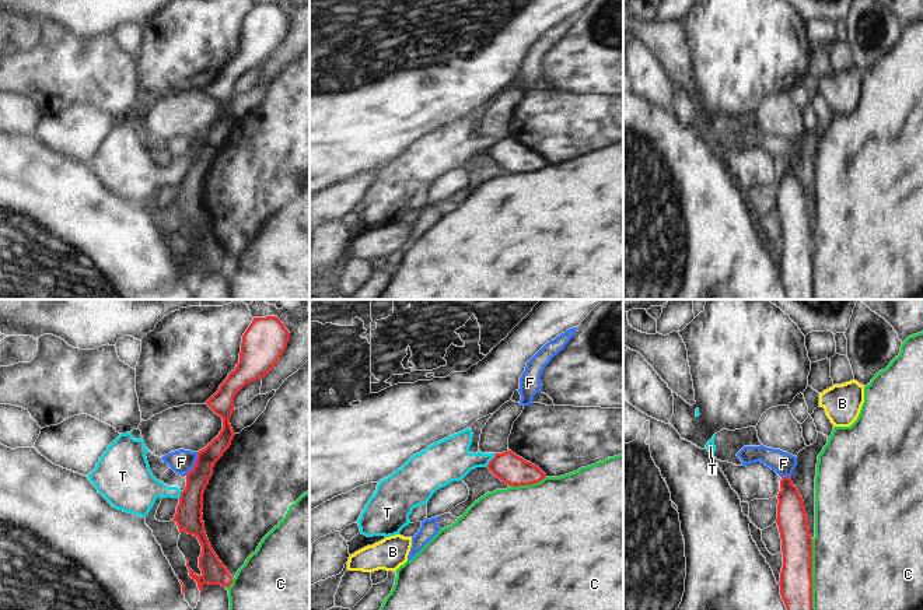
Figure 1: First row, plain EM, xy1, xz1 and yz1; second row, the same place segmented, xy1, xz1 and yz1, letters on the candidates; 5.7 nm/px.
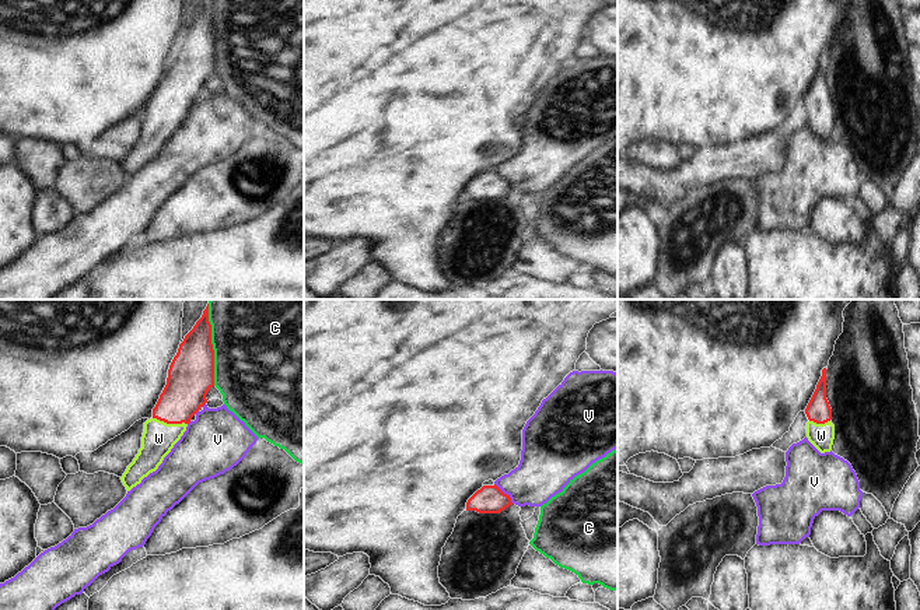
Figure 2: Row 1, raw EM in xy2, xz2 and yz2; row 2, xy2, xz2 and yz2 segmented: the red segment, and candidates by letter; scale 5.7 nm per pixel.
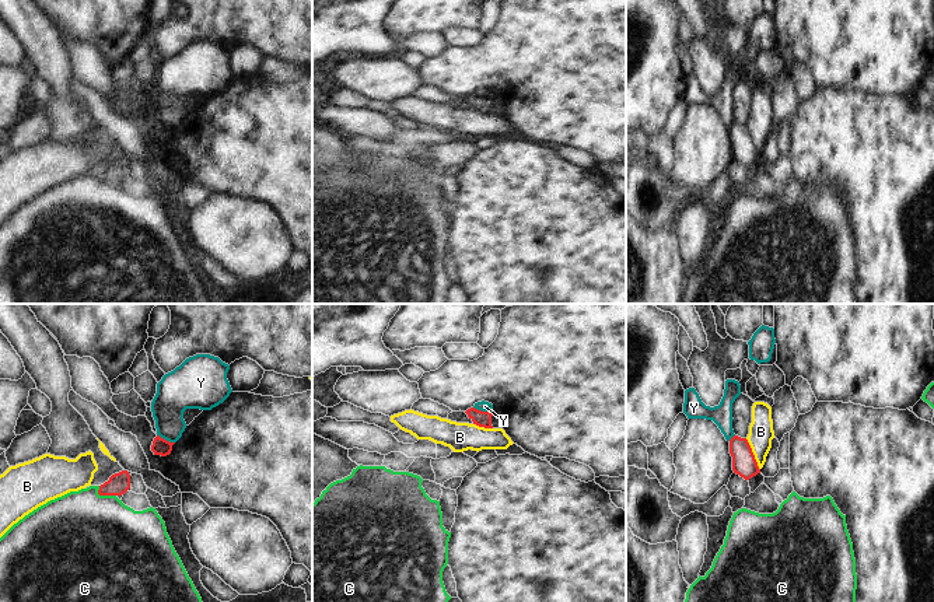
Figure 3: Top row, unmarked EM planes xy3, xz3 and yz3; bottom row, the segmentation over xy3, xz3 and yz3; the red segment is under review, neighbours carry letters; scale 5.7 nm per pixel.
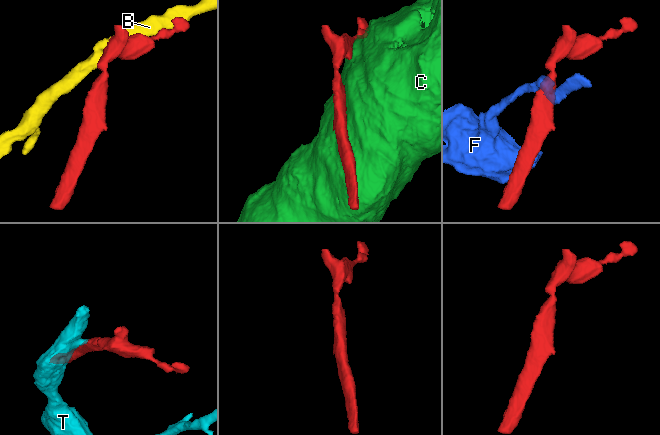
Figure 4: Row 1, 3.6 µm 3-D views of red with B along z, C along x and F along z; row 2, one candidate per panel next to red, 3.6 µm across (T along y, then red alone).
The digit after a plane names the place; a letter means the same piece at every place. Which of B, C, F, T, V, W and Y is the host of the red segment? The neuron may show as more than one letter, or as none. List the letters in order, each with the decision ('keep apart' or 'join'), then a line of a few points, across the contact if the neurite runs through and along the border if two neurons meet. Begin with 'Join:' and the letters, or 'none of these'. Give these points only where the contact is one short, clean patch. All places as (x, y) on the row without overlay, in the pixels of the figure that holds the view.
Join: W
B: keep apart
C: keep apart
F: keep apart; line xy1 (198, 139), (195, 151), (185, 161)
T: keep apart; line xz1 (495, 142), (486, 153)
V: keep apart; line xz2 (495, 169), (513, 189)
W: join; line xy2 (188, 70), (170, 109), (158, 125)
Y: keep apart; line xz3 (474, 93), (492, 98)

